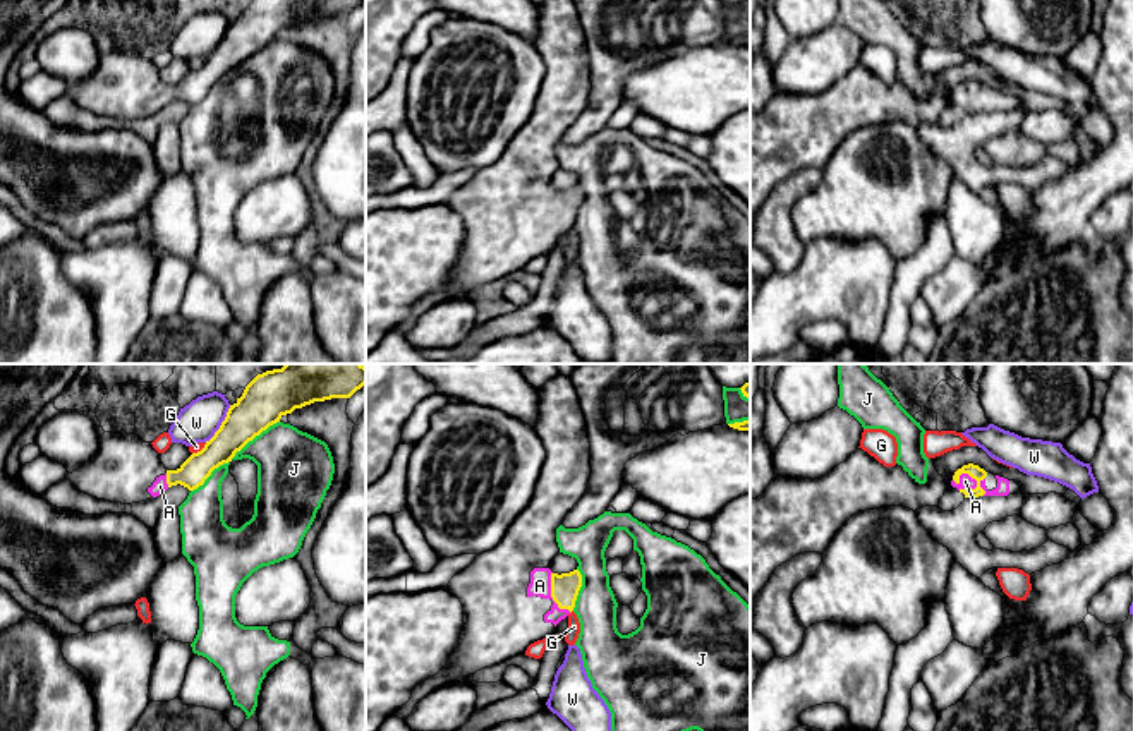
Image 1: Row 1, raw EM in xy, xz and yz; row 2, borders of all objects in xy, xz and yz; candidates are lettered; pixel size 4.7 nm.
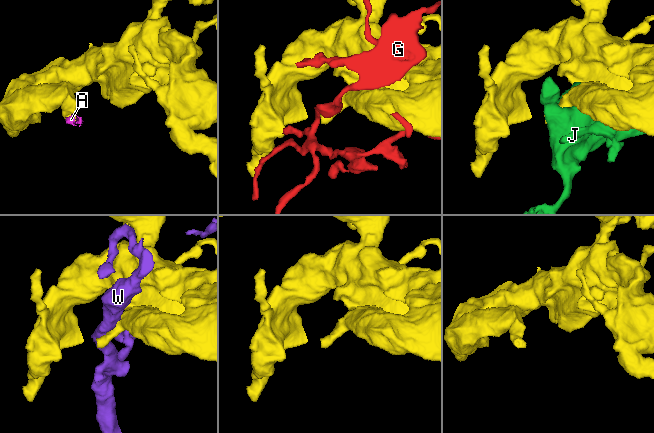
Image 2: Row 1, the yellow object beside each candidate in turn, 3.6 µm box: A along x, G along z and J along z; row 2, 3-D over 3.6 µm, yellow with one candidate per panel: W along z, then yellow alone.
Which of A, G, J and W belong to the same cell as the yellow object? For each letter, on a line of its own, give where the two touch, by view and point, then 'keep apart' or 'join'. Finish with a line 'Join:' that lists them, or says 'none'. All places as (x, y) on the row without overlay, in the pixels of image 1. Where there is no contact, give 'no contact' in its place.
A: yz (969, 90) | join
G: xy (201, 66) | keep apart
J: xy (234, 71) | keep apart
W: xy (222, 40) | keep apart
Join: A

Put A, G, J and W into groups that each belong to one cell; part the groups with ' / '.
A / G / J / W

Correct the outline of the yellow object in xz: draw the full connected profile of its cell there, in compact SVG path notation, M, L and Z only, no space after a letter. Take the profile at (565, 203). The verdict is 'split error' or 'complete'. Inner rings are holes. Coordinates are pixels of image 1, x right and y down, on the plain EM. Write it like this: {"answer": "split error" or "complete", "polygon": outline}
{"answer": "split error", "polygon": "M542 0L537 7L539 29L534 46L542 57L546 76L534 112L508 142L505 153L491 166L477 170L469 184L450 196L448 206L464 221L460 256L445 285L414 304L410 316L395 329L398 335L405 336L414 323L438 302L505 278L517 269L524 269L530 259L551 252L556 240L575 223L582 202L580 187L558 190L549 185L549 178L560 168L556 144L587 105L591 58L573 0Z"}

